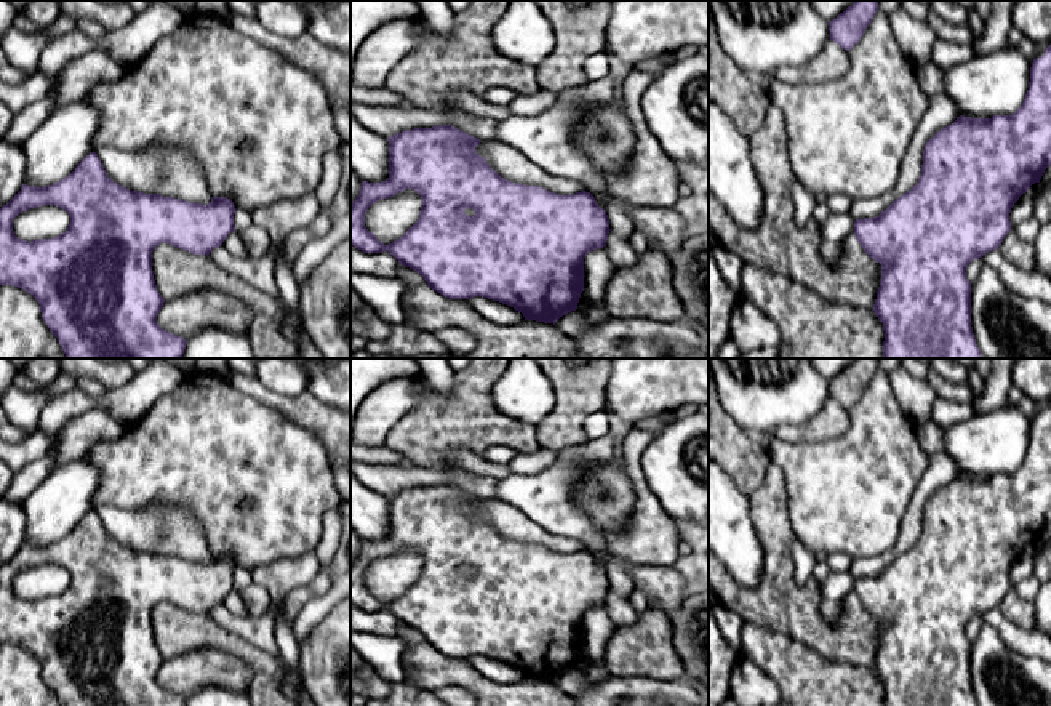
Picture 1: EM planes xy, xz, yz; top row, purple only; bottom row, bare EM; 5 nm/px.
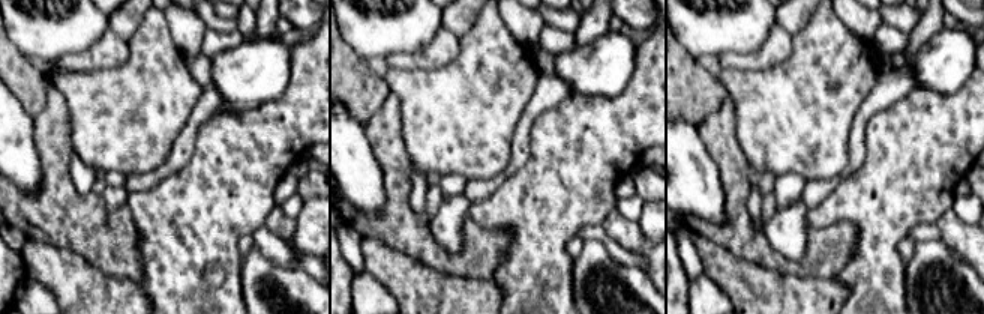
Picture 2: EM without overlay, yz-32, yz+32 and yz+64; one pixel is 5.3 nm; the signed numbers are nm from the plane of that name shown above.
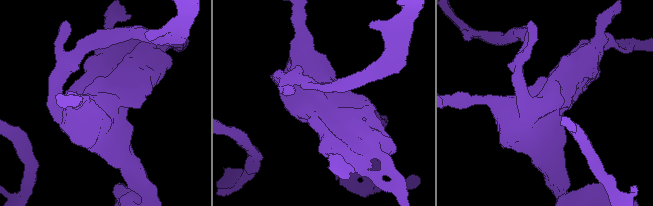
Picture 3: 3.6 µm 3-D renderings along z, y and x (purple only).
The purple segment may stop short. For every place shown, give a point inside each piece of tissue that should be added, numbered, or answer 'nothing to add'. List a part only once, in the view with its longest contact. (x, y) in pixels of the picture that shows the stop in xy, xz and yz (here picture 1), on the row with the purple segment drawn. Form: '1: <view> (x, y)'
nothing to add

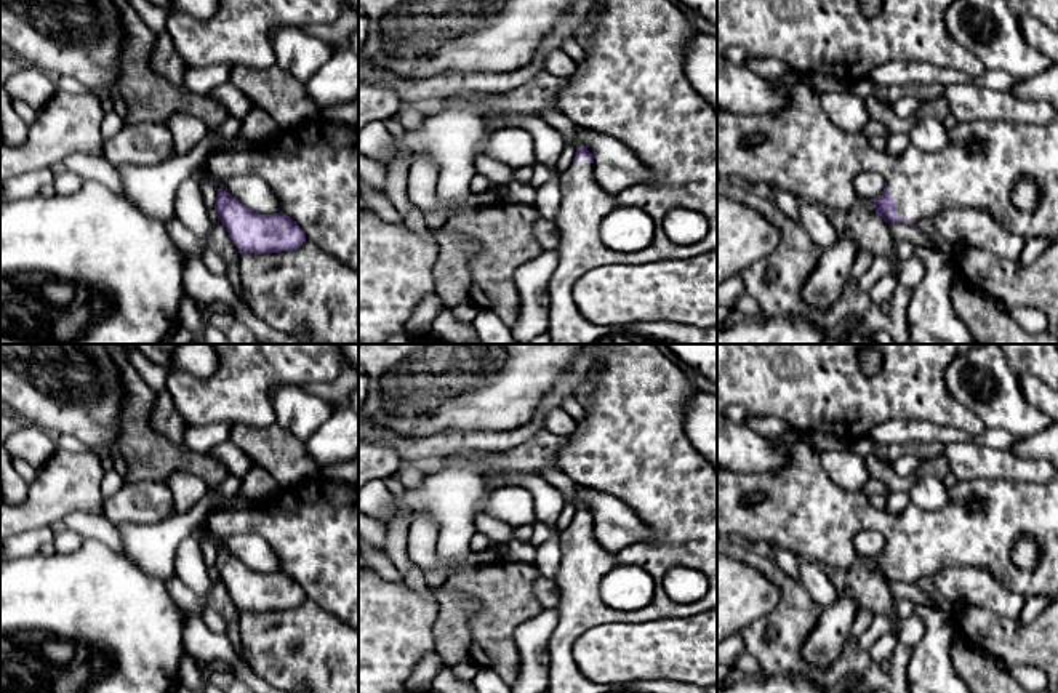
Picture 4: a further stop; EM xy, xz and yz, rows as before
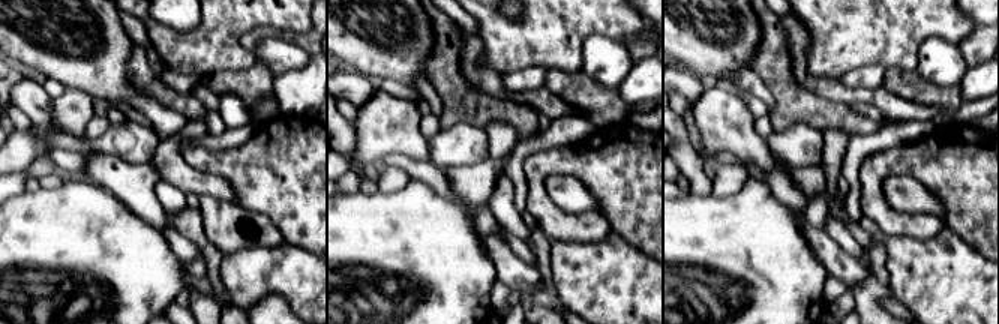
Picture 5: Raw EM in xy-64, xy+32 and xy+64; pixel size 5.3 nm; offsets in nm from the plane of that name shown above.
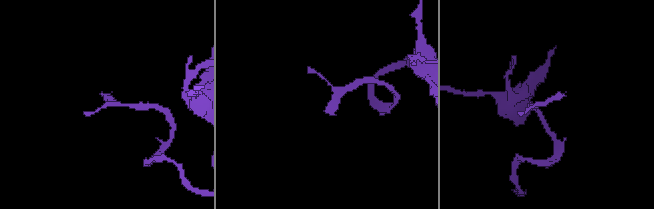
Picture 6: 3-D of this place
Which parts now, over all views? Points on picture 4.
1: yz (804, 152)

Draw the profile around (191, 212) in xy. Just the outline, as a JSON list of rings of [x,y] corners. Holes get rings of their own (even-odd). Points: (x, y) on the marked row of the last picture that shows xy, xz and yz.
[[[187,178],[176,192],[174,211],[178,221],[205,242],[210,232],[210,216],[203,202],[198,181]]]

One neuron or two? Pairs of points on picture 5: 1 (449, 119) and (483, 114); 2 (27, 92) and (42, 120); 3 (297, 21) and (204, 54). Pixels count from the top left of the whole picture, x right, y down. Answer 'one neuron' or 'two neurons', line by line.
1: one neuron
2: one neuron
3: one neuron

